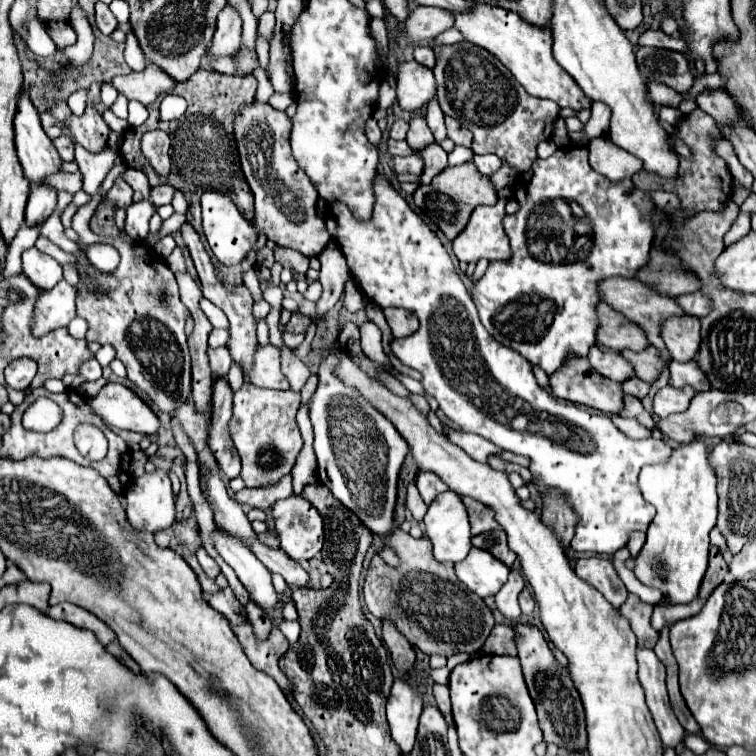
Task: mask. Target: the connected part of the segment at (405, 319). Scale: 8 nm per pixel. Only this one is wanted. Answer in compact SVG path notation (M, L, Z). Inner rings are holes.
M385 308L383 314L385 314L387 324L389 324L395 338L411 336L419 328L417 316L405 308Z

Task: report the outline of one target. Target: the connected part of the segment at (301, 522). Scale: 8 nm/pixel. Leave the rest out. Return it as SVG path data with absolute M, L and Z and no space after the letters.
M291 494L285 500L277 500L275 506L271 508L273 514L273 528L275 534L279 536L281 542L281 550L293 558L295 562L305 562L311 560L315 554L319 554L319 550L323 548L323 516L315 510L315 506L305 500L303 496Z

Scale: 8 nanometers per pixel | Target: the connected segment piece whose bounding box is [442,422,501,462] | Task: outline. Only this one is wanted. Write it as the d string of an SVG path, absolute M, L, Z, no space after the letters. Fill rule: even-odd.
M443 423L444 426L448 428L447 438L449 438L449 442L453 442L455 446L459 446L459 448L463 448L473 460L477 460L477 462L487 462L487 456L489 454L495 454L495 452L501 452L495 444L491 444L489 440L485 440L485 438L481 438L481 436L475 436L475 434L467 434L467 432L459 432L459 430L455 430L455 428L451 428L451 426L447 426L447 424Z

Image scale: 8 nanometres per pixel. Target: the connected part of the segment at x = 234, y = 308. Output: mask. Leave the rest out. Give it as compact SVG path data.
M185 222L183 228L181 228L181 232L183 232L185 244L187 244L189 252L191 252L191 258L193 258L193 262L195 262L195 266L197 266L197 272L199 272L199 278L201 278L203 296L205 296L207 300L211 300L217 308L221 308L221 310L227 314L227 318L229 318L229 334L231 334L231 338L229 338L227 348L229 348L229 352L231 352L231 358L241 366L243 374L247 376L247 372L253 368L253 354L255 354L255 350L257 350L255 318L253 318L253 312L251 312L251 306L253 306L251 292L249 292L245 286L235 286L233 290L227 290L227 288L223 286L223 280L215 274L215 268L213 268L213 264L211 264L211 258L209 258L207 250L203 248L203 242L201 242L199 234L193 230L193 226L191 226L189 222Z

